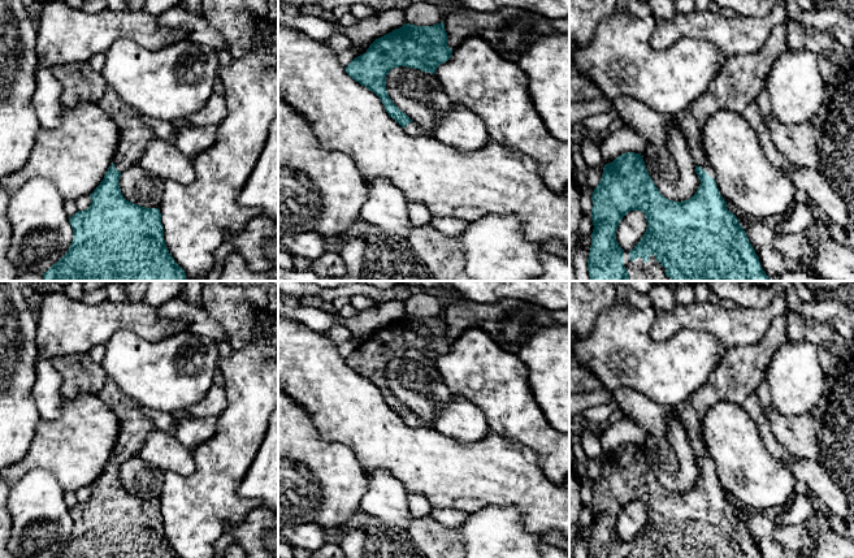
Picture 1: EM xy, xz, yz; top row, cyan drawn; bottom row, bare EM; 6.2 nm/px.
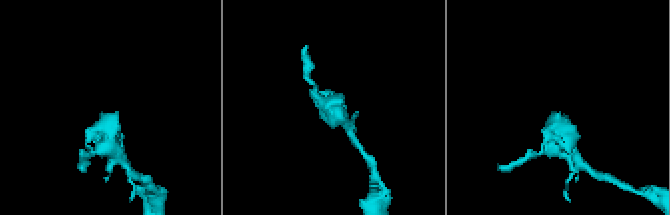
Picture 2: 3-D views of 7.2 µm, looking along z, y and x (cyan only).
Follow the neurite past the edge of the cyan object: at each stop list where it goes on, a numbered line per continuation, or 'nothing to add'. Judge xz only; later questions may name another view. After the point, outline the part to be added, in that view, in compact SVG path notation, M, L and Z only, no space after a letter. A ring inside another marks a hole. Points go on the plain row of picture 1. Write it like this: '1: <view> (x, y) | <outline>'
1: xz (412, 420) | M412 412L404 419L406 424L411 427L421 427L421 420Z

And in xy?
1: xy (134, 425) | M107 379L97 394L99 399L110 408L120 423L120 433L113 449L114 459L123 463L138 457L148 434L157 427L140 411L140 405Z

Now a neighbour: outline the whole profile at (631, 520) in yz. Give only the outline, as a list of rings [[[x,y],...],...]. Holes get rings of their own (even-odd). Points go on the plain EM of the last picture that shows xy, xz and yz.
[[[641,502],[628,503],[619,514],[616,532],[624,542],[630,542],[641,532],[647,520],[646,507]]]

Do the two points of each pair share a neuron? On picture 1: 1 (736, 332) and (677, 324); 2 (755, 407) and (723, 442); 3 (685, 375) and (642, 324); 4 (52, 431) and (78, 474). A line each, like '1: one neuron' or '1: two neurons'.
1: one neuron
2: two neurons
3: one neuron
4: one neuron

